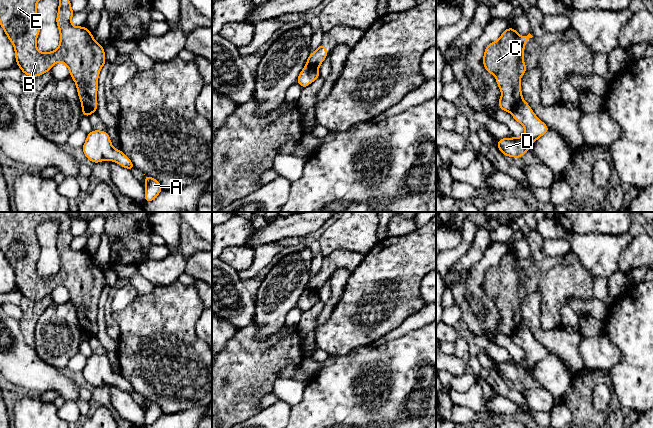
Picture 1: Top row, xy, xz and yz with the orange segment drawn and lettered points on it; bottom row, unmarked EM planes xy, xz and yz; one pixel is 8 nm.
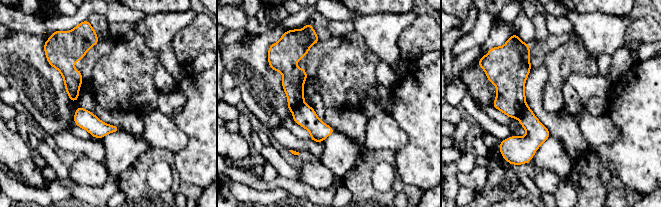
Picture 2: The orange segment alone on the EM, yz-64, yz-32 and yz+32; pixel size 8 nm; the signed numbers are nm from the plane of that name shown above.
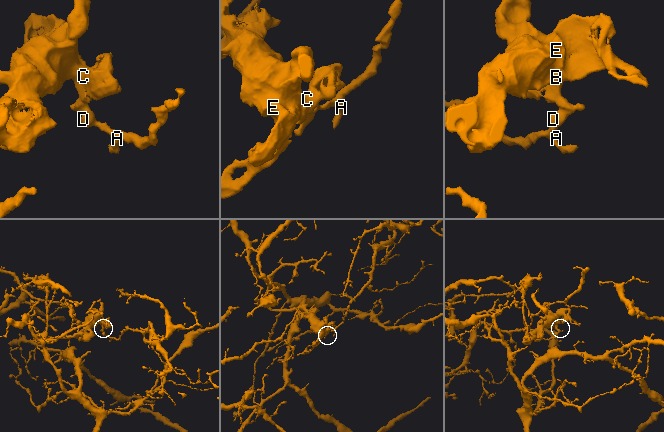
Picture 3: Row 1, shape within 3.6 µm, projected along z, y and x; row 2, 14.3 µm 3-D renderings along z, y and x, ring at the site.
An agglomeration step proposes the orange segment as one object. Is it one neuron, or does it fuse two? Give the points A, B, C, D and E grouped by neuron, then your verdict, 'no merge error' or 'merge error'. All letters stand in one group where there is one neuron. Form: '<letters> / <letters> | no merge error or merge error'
A D / B C E | merge error

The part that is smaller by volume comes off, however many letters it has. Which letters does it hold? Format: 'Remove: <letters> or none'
Remove: B, C, E

